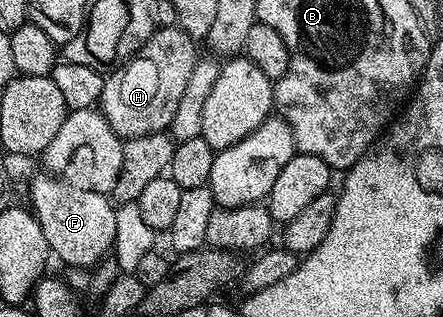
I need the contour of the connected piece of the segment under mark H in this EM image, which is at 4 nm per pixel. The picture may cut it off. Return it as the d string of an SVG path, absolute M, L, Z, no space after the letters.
M178 25L156 29L134 58L116 66L104 77L98 109L109 120L120 138L136 138L146 134L162 134L170 127L173 112L185 93L185 84L193 76L197 57L196 39L190 38Z

